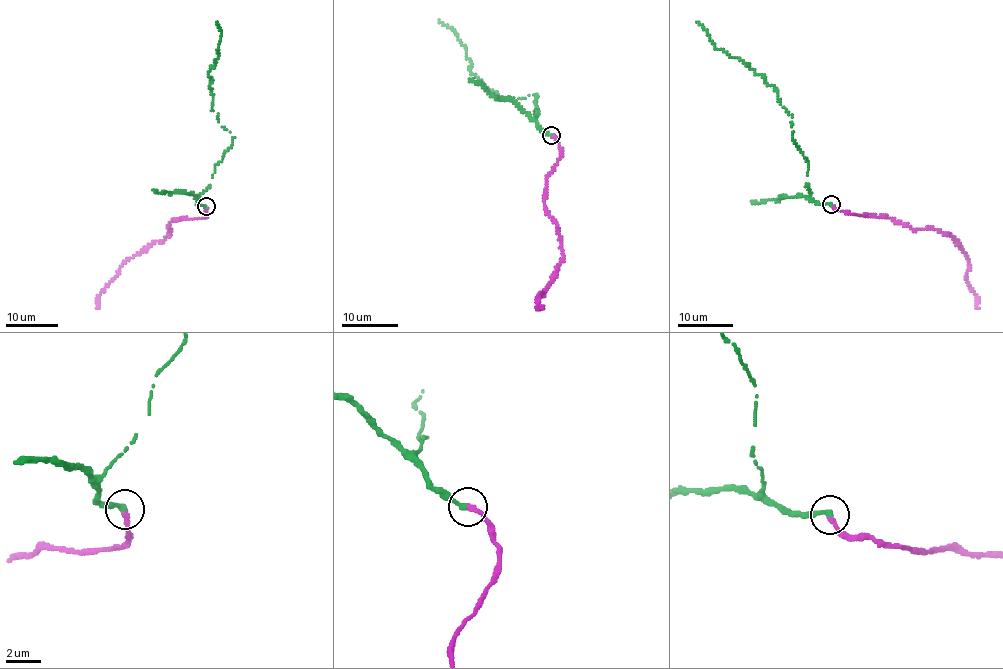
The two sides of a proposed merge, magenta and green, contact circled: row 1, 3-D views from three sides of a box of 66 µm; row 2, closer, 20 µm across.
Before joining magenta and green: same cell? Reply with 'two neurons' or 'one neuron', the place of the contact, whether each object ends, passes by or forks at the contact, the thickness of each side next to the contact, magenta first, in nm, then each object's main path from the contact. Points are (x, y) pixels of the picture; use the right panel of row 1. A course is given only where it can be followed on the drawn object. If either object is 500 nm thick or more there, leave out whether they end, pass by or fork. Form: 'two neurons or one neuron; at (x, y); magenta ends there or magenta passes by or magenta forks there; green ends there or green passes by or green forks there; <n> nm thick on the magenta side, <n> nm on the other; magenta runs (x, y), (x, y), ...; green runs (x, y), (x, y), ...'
two neurons; at (831, 204); magenta ends there; green ends there; 300 nm thick on the magenta side, 340 nm on the other; magenta runs (832, 205), (954, 236), (968, 261), (966, 278), (978, 309); green runs (832, 204), (811, 198), (808, 163), (777, 92), (742, 61), (716, 48), (697, 21)

